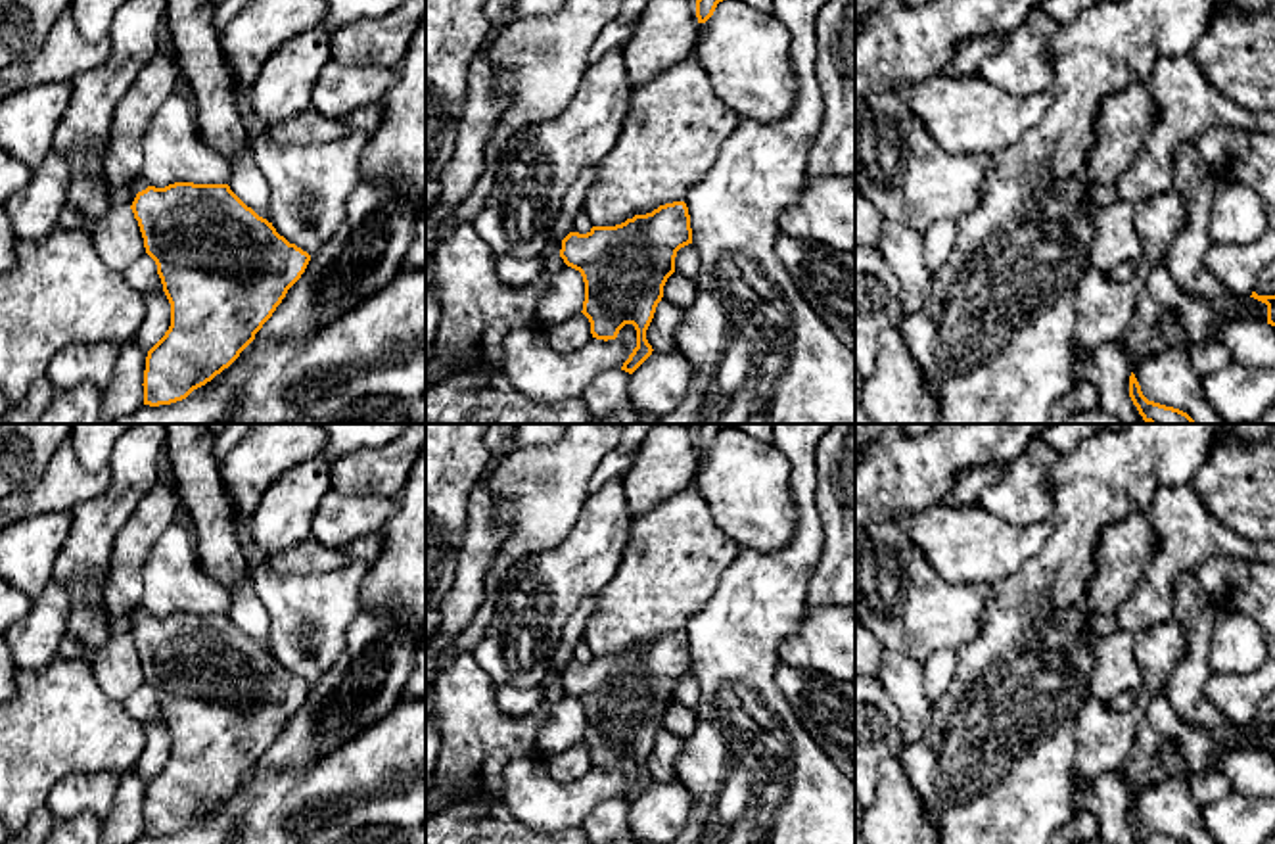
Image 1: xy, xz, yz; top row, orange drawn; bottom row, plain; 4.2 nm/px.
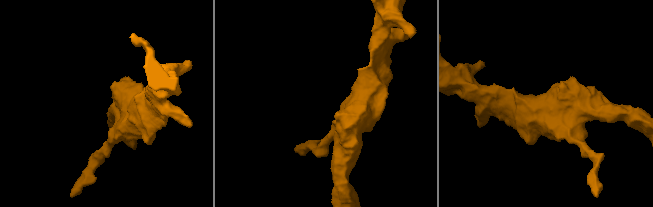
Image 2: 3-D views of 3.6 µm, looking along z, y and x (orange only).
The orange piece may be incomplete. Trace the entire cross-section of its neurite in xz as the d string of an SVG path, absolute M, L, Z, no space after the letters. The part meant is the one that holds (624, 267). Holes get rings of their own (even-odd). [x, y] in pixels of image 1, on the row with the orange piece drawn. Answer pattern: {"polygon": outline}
{"polygon": "M673 201L615 226L569 232L556 261L529 284L508 288L497 274L491 246L472 223L458 224L433 251L435 351L445 359L443 378L500 370L502 341L516 330L537 328L539 299L558 265L583 276L581 313L592 338L615 340L625 324L635 326L637 347L621 366L633 374L654 351L646 330L675 272L677 251L688 244L688 207Z"}

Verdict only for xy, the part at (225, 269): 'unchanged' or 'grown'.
grown

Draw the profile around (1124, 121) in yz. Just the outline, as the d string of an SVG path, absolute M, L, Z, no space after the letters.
M1131 82L1112 92L1097 111L1097 136L1087 159L1095 184L1114 184L1152 136L1154 94L1150 84Z

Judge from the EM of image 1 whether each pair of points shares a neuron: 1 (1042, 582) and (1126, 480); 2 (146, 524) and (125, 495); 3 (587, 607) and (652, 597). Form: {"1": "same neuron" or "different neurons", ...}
{"1": "same neuron", "2": "different neurons", "3": "different neurons"}

